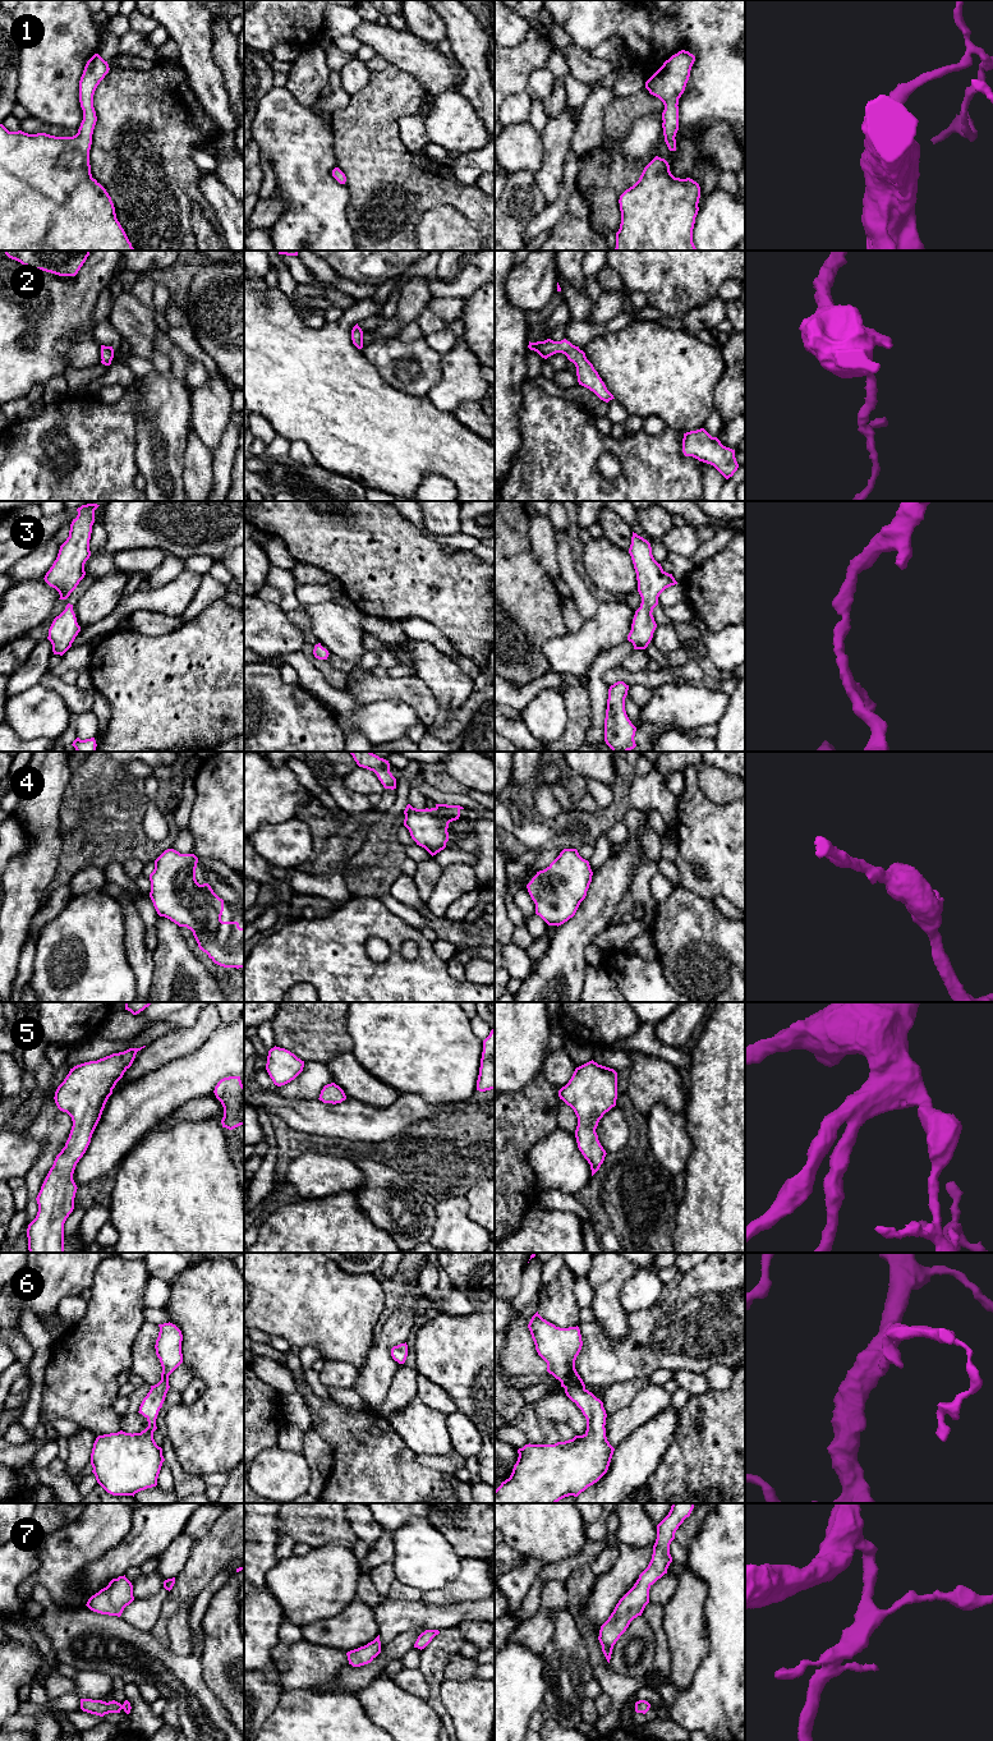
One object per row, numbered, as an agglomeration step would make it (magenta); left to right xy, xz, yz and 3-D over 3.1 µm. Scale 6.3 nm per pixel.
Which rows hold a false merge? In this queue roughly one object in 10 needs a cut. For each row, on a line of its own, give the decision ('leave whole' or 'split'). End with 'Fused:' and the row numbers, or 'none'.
1: leave whole
2: leave whole
3: leave whole
4: leave whole
5: leave whole
6: leave whole
7: leave whole
Fused: none

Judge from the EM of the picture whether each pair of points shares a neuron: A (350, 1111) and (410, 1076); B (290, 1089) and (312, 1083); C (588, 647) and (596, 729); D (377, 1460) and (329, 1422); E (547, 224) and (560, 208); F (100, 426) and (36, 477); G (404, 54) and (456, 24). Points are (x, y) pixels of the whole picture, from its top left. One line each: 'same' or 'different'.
A: different
B: same
C: different
D: same
E: same
F: same
G: different

